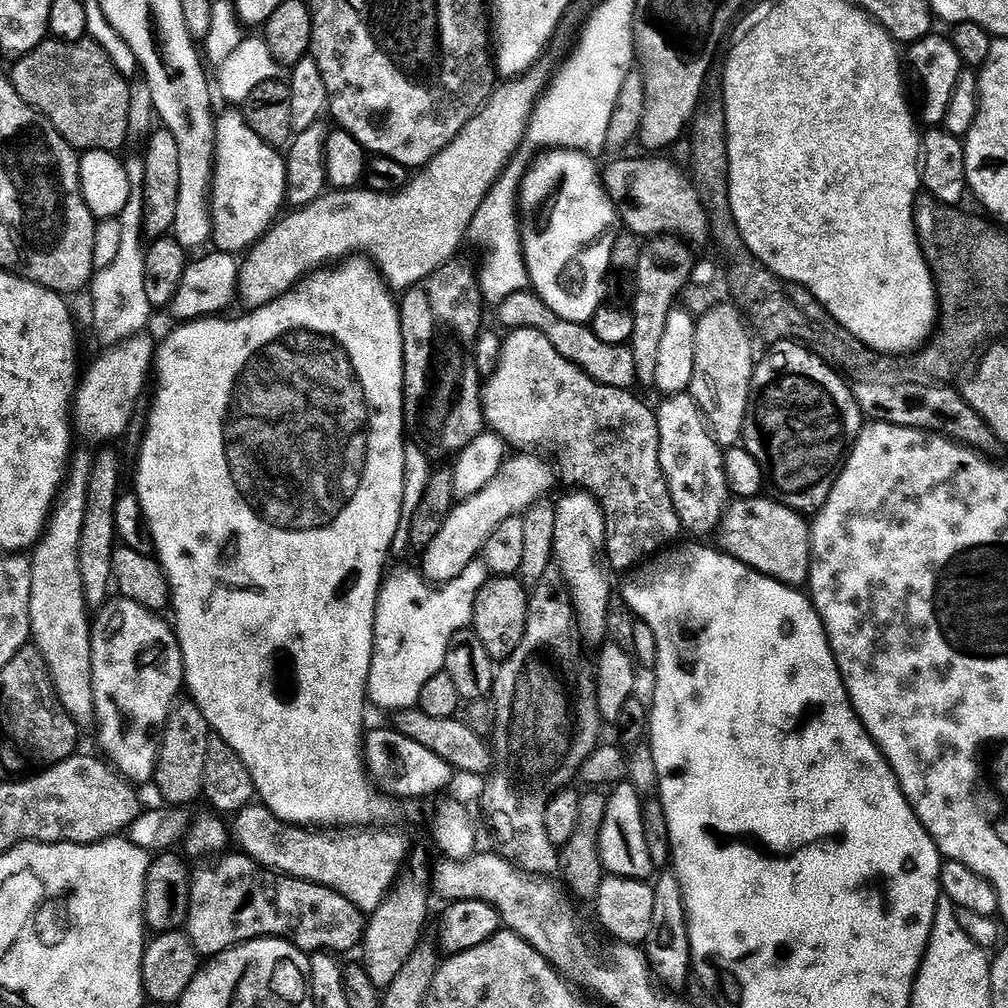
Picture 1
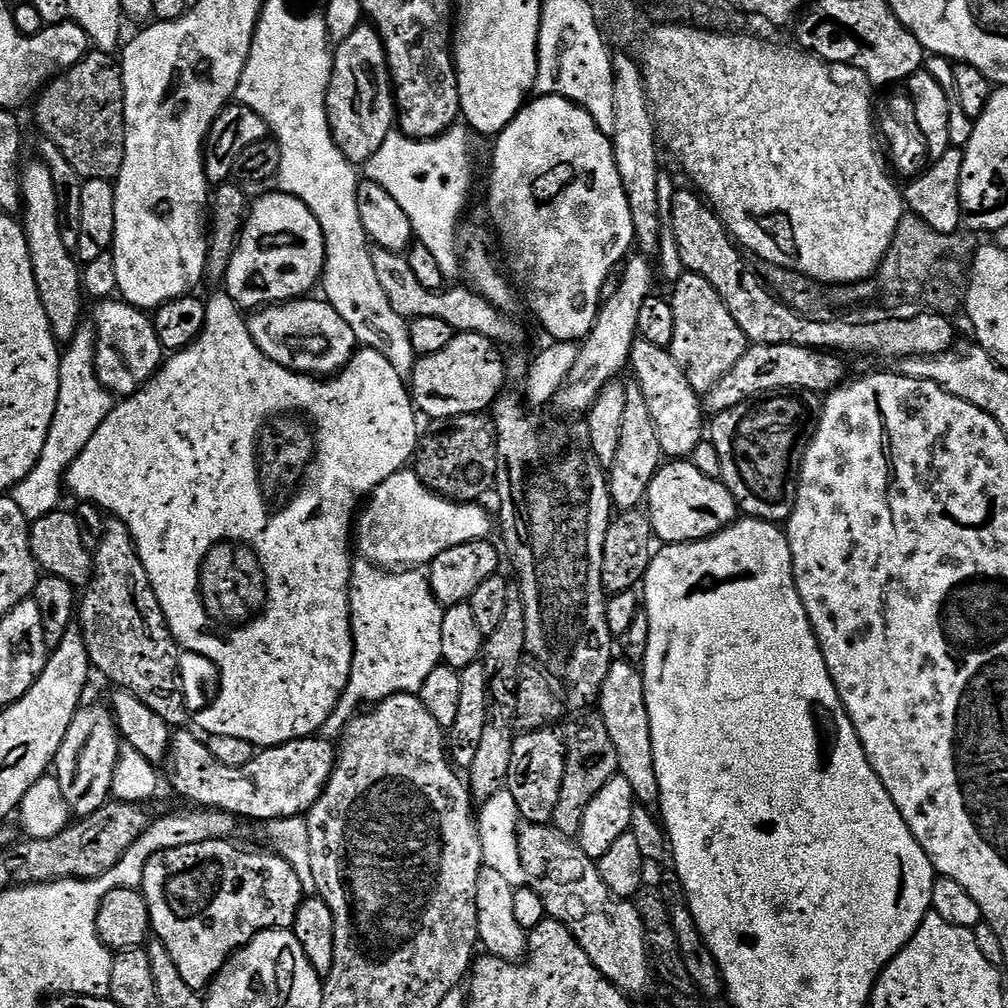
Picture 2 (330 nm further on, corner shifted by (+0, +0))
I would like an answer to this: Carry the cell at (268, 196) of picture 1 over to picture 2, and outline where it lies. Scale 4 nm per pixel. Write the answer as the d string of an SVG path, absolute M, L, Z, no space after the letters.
M273 190L261 200L251 201L242 227L238 232L236 249L228 260L228 267L222 273L223 287L229 298L244 310L255 310L270 304L282 304L309 295L312 287L321 283L324 274L324 235L318 218L310 214L306 202L288 195L287 192Z

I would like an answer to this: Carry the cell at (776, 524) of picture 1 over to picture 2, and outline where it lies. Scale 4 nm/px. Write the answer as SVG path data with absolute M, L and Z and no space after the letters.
M676 458L665 463L650 482L646 497L646 515L651 520L655 539L661 545L691 544L693 540L705 540L727 528L737 519L736 499L728 487L715 475L707 476L700 468L688 464L687 459Z

